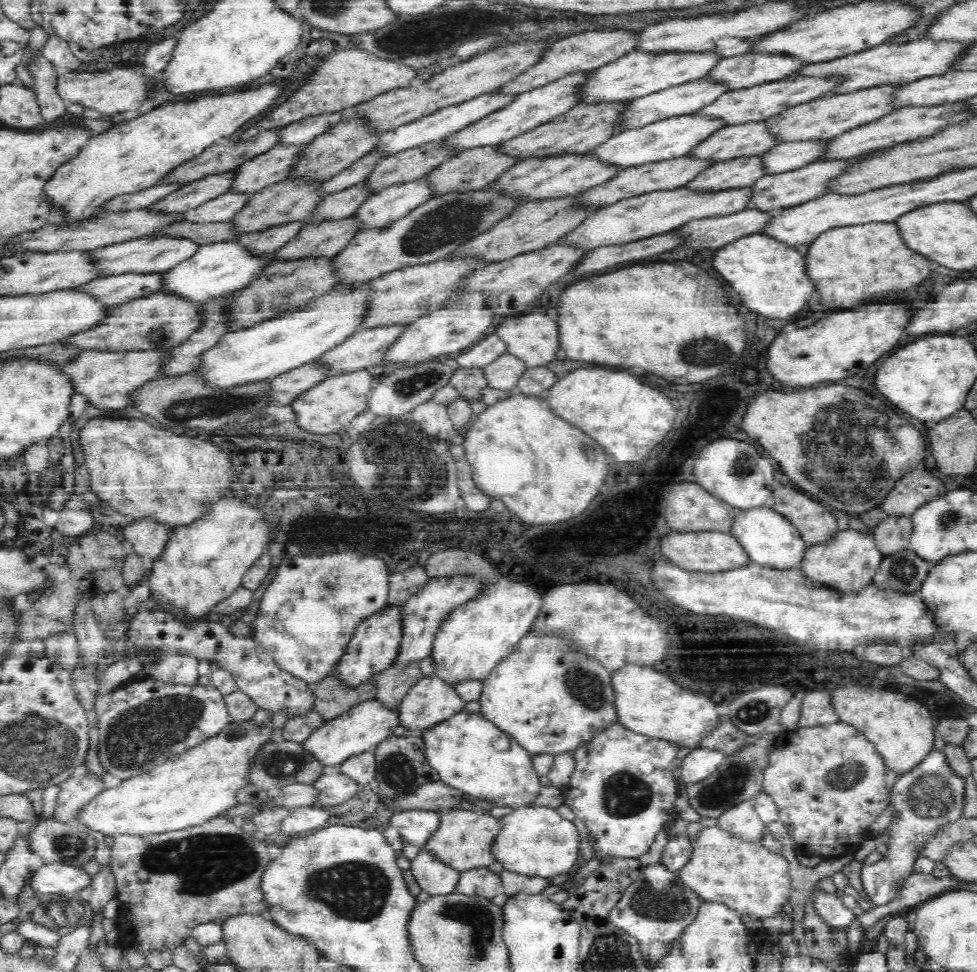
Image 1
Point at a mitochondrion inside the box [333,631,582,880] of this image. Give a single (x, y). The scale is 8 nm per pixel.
(397, 772)

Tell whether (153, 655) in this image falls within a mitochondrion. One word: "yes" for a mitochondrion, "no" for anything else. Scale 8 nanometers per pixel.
no

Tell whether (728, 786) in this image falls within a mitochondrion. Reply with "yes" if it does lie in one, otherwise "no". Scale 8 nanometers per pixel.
yes

